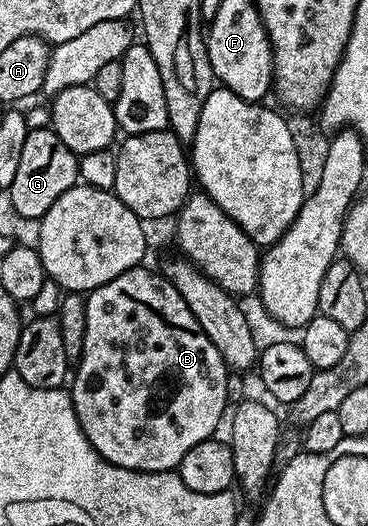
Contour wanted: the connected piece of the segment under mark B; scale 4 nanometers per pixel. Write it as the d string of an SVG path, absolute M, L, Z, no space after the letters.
M142 265L133 267L127 273L107 281L107 285L95 288L94 291L88 292L85 300L86 305L86 336L83 337L83 349L80 359L76 360L75 370L71 375L71 394L75 413L87 441L97 450L107 461L111 461L120 467L126 467L132 471L172 471L180 468L183 457L195 445L199 445L204 439L214 438L217 426L221 423L221 418L227 415L227 383L230 372L225 366L223 357L215 345L203 333L199 321L195 321L195 313L187 309L187 301L179 297L175 285L165 278L164 274L148 271L148 266Z

